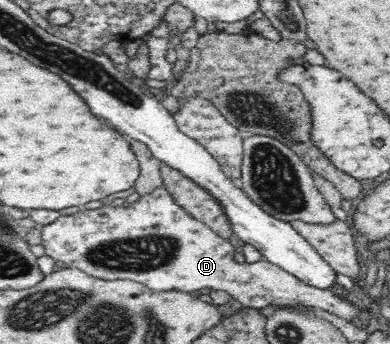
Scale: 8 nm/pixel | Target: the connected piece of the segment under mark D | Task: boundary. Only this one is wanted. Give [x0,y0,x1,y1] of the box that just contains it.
[39,187,358,321]

